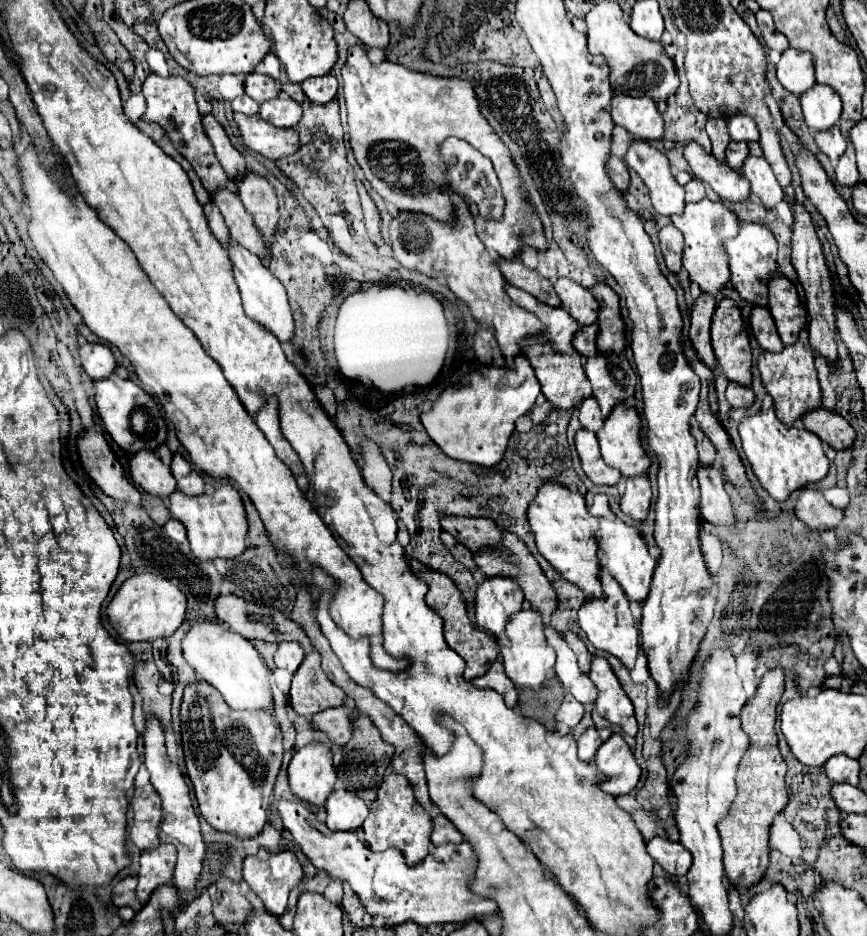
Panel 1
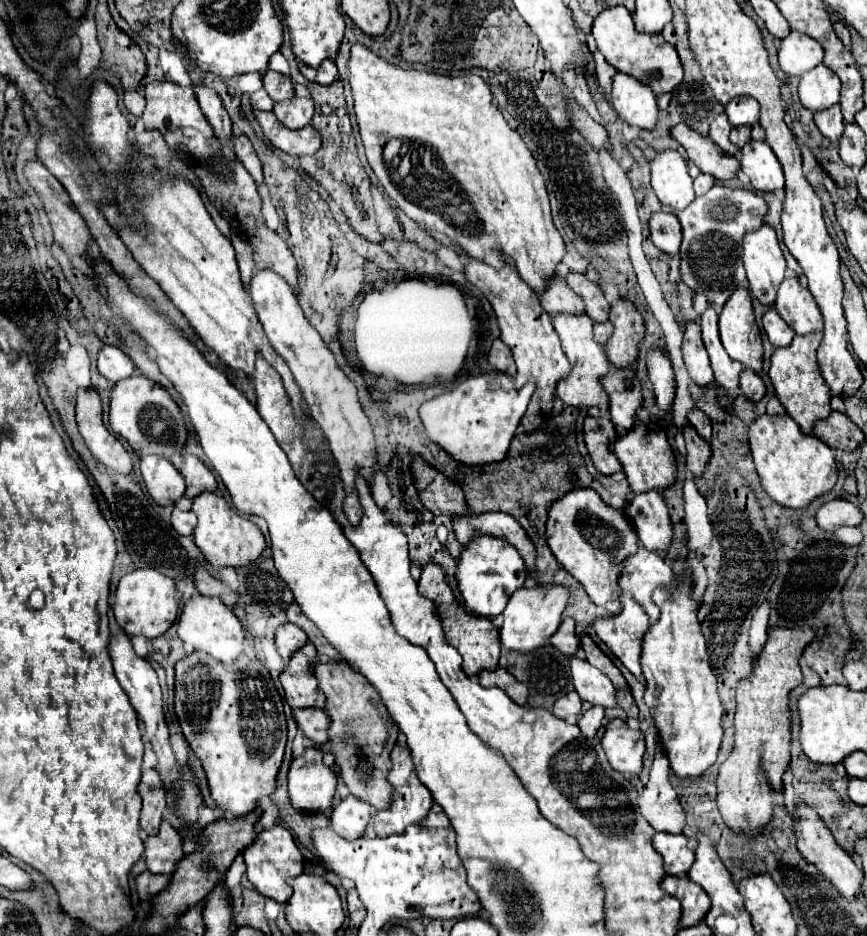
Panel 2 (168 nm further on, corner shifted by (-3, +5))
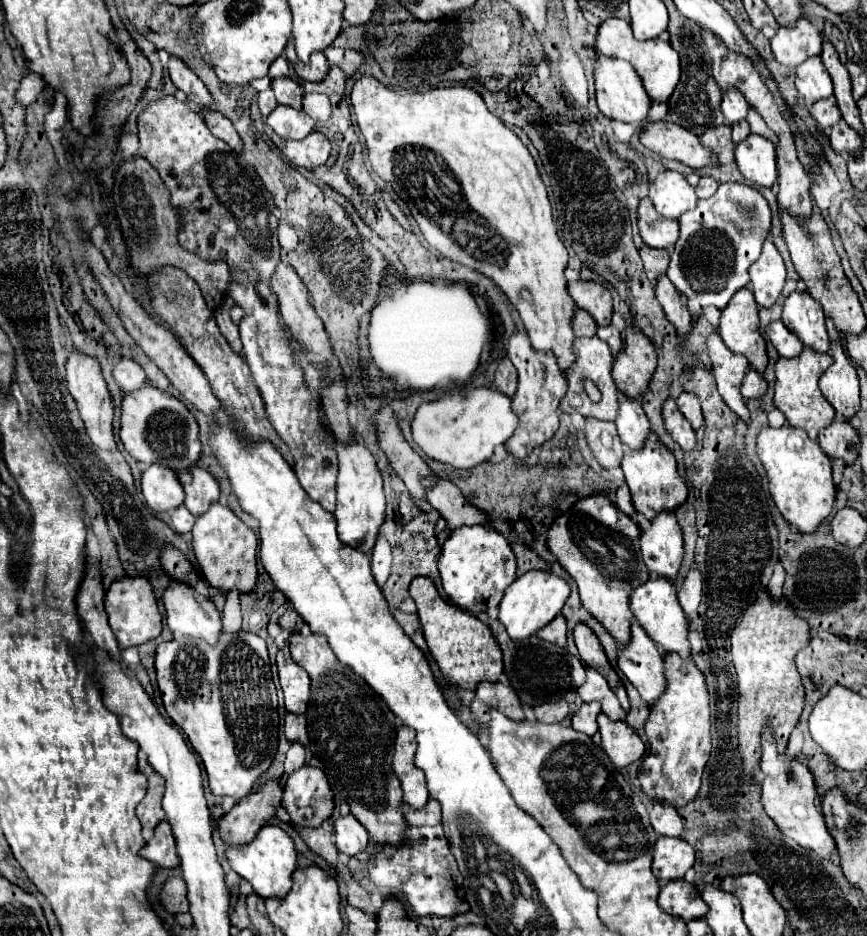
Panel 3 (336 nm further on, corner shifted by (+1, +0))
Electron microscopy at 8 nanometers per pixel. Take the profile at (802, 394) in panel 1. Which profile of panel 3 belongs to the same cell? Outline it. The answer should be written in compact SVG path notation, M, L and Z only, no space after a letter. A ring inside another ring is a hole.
M805 346L803 352L795 358L779 358L775 364L775 406L787 416L789 424L795 428L805 428L809 438L815 440L817 432L825 426L829 426L835 418L833 406L829 406L829 402L825 400L825 396L821 394L817 382L821 372L833 362L833 358L829 354L817 354L813 348Z

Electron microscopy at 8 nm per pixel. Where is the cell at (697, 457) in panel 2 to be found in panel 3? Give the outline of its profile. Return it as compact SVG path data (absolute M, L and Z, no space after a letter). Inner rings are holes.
M669 398L663 406L663 420L665 420L665 430L673 436L673 440L683 448L683 452L693 452L697 446L695 430L691 424L681 416L677 404L673 398Z

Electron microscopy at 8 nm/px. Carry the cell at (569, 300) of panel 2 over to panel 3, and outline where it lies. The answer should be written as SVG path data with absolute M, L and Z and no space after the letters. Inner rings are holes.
M575 308L571 326L573 326L575 336L595 336L595 330L597 330L597 324L591 318L591 314L585 312L585 310L581 310L581 308Z

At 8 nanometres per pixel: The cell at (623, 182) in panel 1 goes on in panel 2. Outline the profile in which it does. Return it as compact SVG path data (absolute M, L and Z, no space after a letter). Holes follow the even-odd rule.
M571 99L569 103L569 113L571 113L571 119L573 119L573 125L581 129L581 133L599 149L605 149L607 147L607 131L597 123L593 121L585 111L579 109L579 105Z

